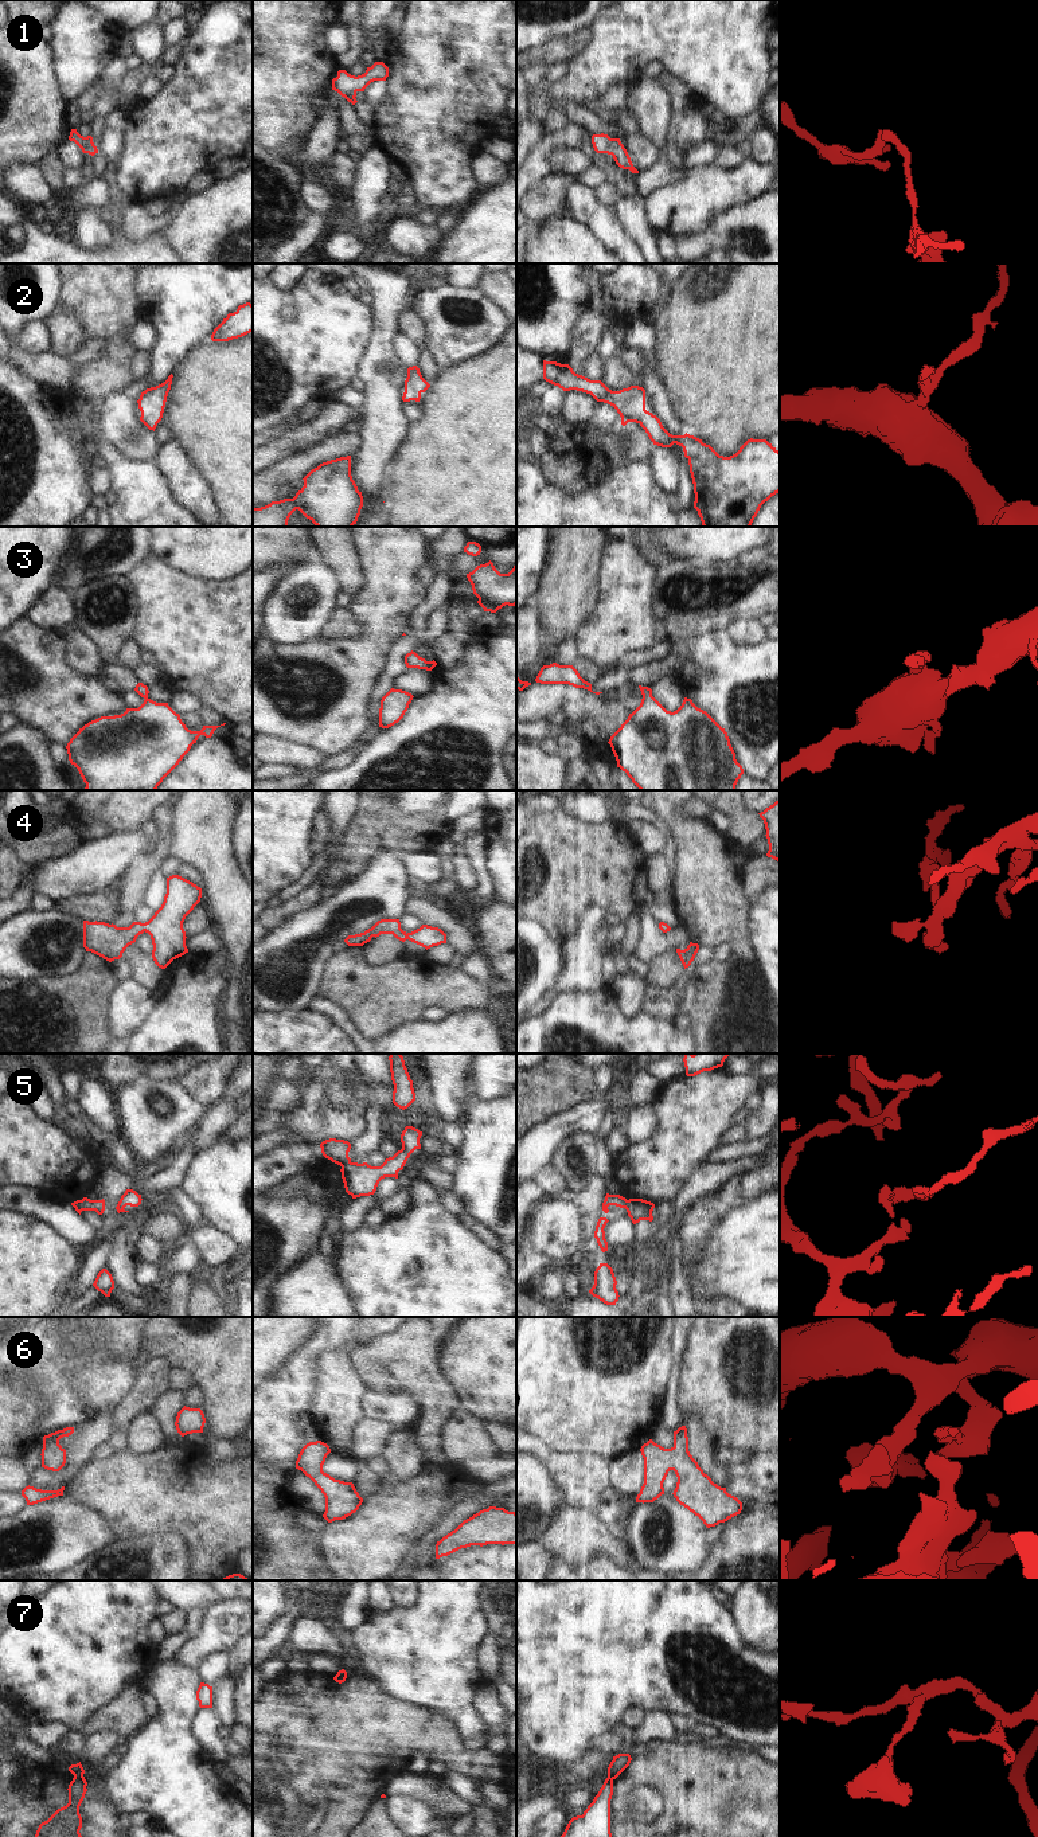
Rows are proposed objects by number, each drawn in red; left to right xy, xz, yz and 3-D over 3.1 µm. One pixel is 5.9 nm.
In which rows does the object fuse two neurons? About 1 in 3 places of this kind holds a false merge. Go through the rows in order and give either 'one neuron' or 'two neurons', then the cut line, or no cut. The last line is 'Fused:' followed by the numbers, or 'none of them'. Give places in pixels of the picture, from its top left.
1: two neurons; cut xy (96, 147), (89, 143), (82, 149)
2: one neuron; cut none
3: one neuron; cut none
4: one neuron; cut none
5: two neurons; cut xz (350, 1161), (340, 1165)
6: one neuron; cut none
7: two neurons; cut xy (74, 1775), (82, 1777)
Fused: 1, 5, 7

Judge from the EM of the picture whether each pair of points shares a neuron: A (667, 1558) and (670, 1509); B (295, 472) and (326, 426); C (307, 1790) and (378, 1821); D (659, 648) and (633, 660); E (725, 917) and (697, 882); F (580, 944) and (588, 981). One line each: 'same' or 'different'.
A: same
B: different
C: different
D: same
E: same
F: same

